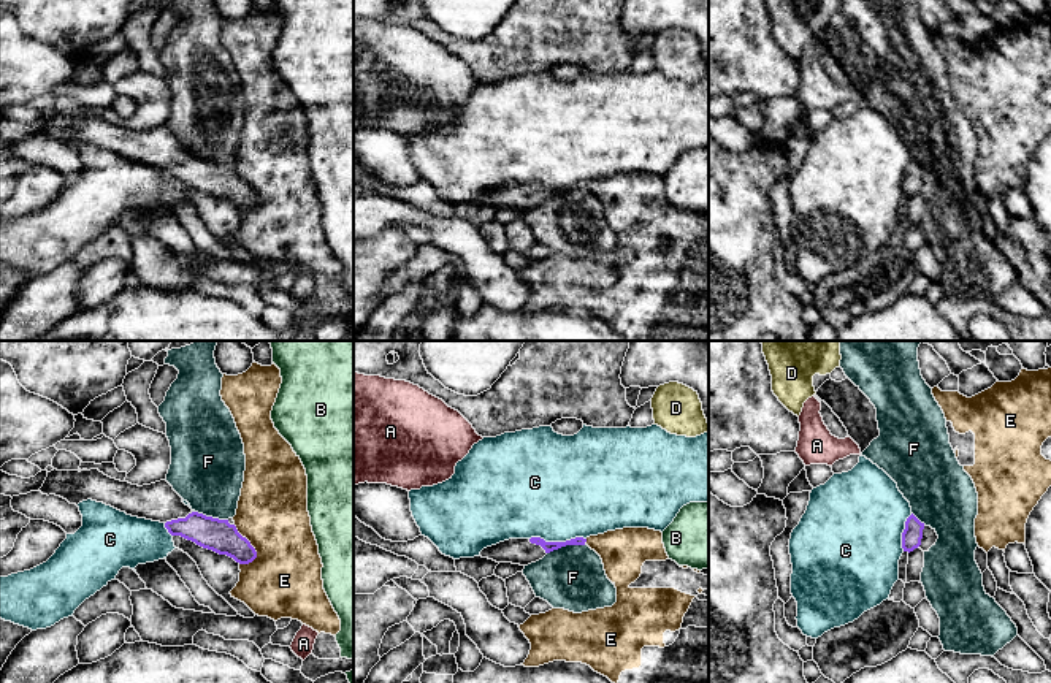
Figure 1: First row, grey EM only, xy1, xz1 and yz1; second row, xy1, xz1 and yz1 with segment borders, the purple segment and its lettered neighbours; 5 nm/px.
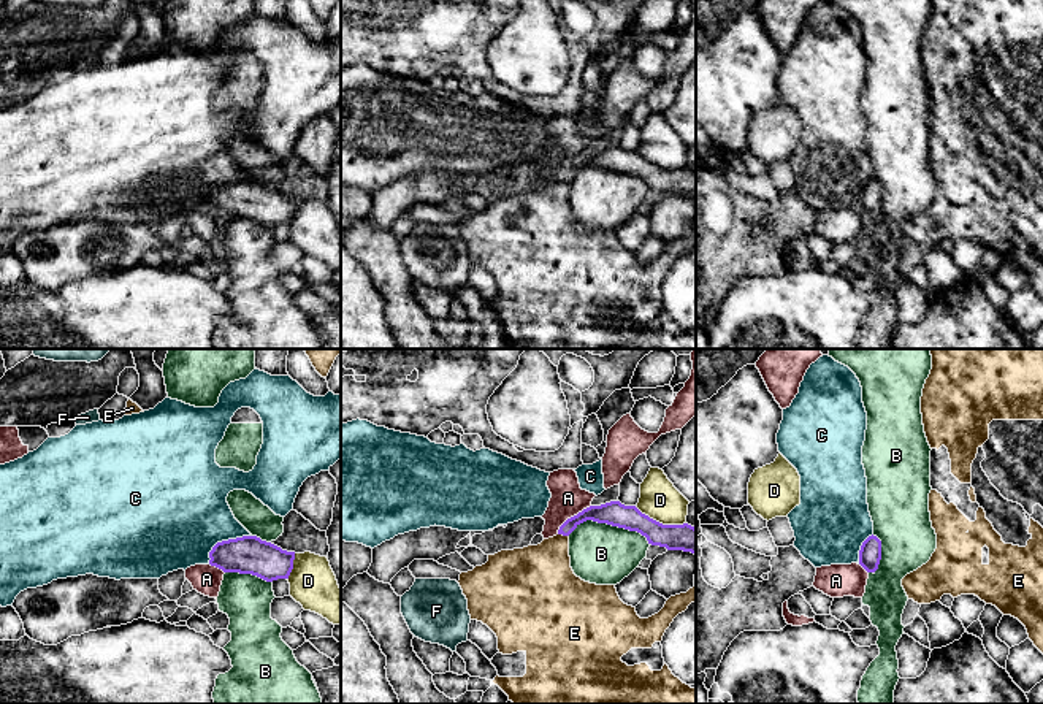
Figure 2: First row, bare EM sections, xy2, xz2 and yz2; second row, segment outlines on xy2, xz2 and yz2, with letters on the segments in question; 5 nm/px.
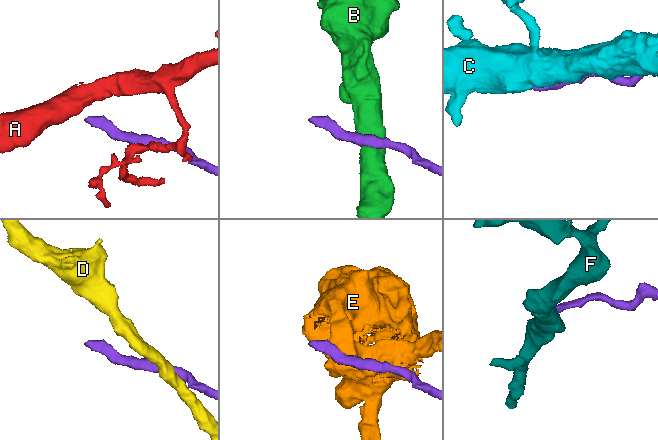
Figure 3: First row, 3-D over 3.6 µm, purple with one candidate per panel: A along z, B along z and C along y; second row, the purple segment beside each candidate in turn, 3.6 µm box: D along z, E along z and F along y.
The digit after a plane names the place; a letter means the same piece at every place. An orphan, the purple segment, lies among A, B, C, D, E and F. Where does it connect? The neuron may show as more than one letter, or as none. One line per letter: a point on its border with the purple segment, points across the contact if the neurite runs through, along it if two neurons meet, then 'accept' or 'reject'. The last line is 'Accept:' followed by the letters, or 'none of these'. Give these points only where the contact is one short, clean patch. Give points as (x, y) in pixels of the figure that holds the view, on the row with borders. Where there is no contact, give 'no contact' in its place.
A: xz2 (571, 517) | along xz2 (590, 505), (571, 516), (557, 533) | reject
B: xz2 (611, 524) | reject
C: xz1 (558, 542) | reject
D: xz2 (658, 522) | reject
E: xy1 (251, 545) | reject
F: xz1 (566, 544) | along xz1 (585, 544), (566, 544), (547, 553) | reject
Accept: none of these

